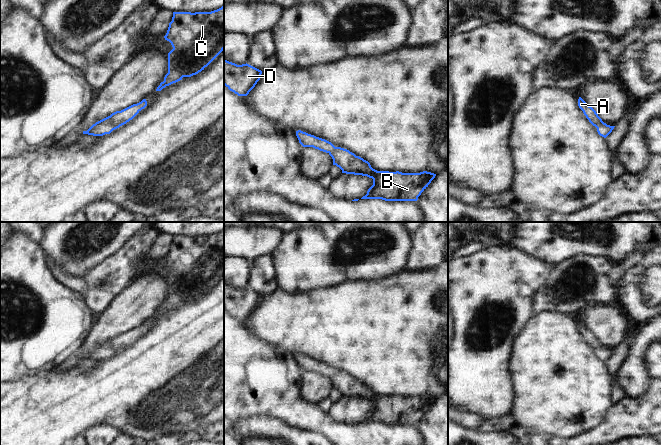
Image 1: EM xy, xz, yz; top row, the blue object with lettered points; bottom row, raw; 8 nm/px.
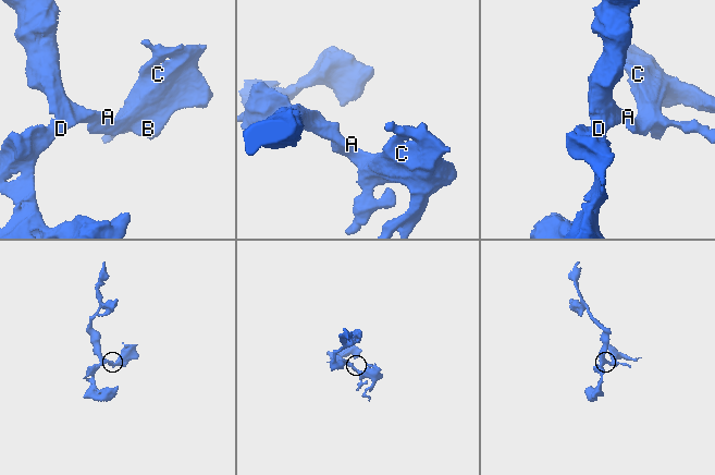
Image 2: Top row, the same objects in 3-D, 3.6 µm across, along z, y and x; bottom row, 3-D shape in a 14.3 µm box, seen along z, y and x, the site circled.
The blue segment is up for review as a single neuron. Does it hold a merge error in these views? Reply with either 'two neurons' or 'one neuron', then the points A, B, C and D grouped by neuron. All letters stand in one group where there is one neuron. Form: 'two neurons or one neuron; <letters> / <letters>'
one neuron; A B C D

